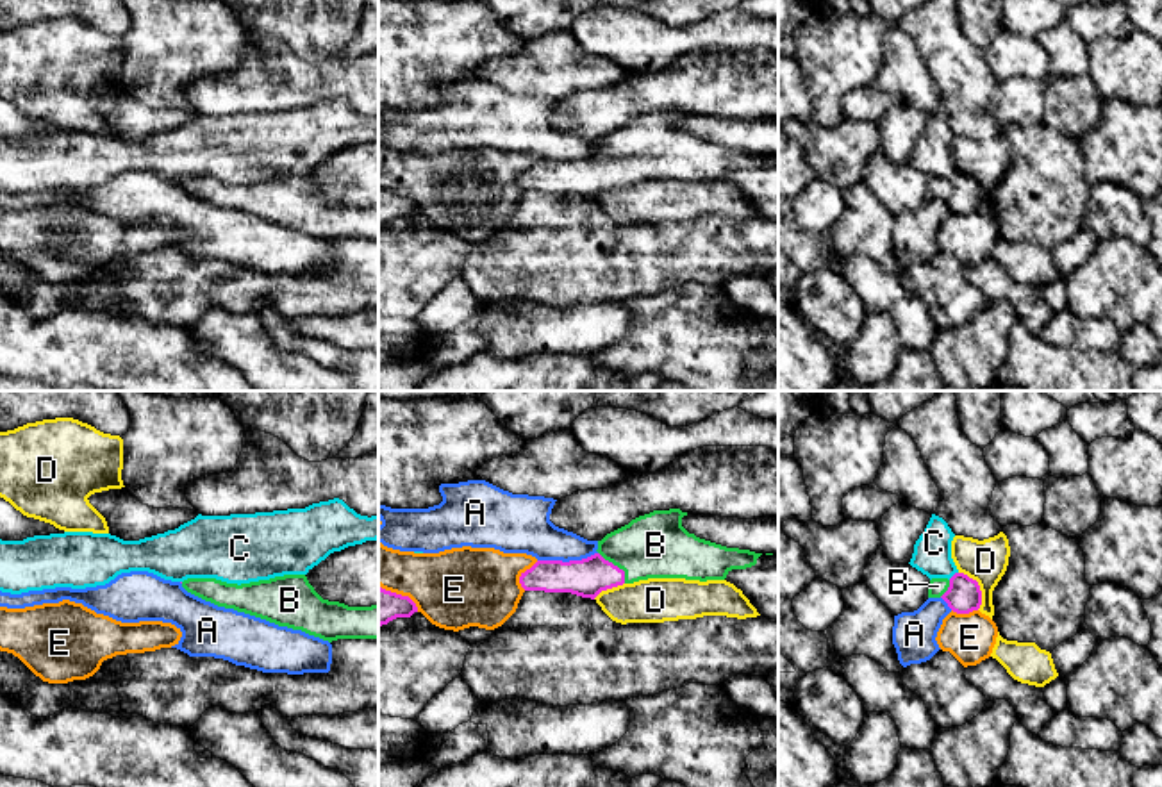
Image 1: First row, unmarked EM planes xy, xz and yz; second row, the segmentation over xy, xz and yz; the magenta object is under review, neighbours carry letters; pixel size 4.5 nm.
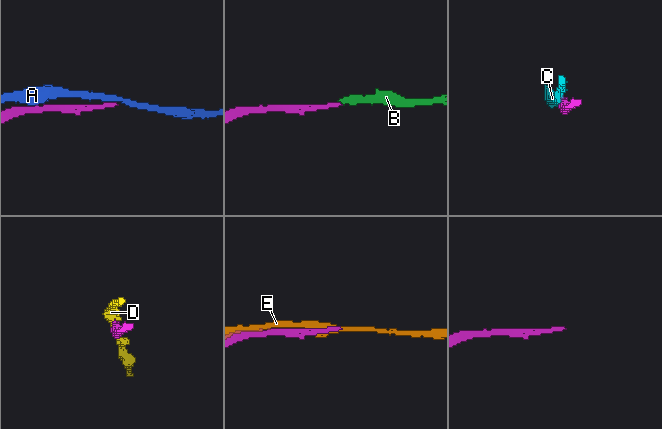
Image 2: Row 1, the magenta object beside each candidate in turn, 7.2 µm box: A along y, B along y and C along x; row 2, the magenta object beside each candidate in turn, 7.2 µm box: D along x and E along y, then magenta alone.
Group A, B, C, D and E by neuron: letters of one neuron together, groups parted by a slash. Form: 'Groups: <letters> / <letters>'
Groups: A / B / C / D / E

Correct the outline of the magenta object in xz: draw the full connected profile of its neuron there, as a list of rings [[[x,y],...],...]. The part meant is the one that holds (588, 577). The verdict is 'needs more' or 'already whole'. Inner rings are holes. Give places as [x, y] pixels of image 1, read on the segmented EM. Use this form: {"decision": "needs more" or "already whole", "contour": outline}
{"decision": "needs more", "contour": [[[680,509],[653,510],[639,516],[598,541],[594,555],[569,562],[537,560],[521,573],[519,584],[525,591],[571,592],[594,600],[602,591],[648,578],[725,580],[732,569],[755,566],[762,555],[696,537],[682,526],[684,516],[687,512]]]}

